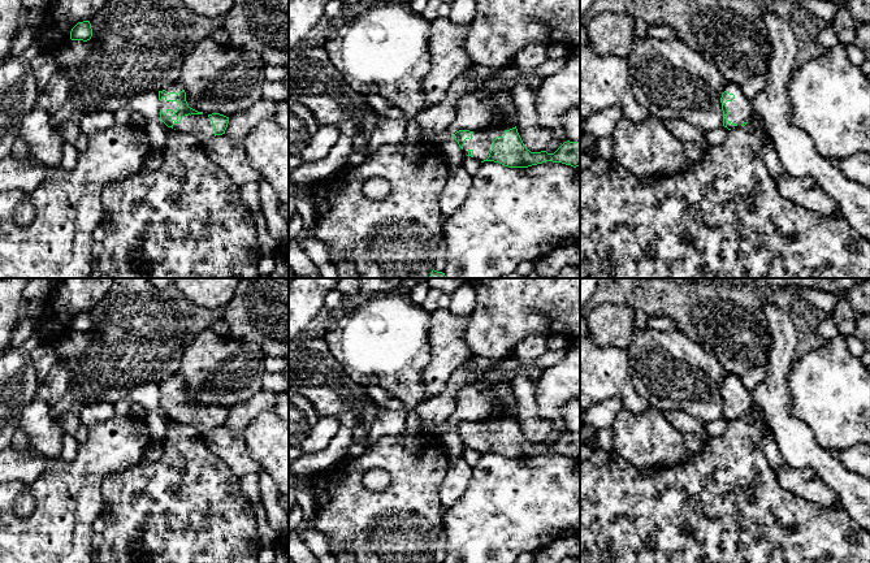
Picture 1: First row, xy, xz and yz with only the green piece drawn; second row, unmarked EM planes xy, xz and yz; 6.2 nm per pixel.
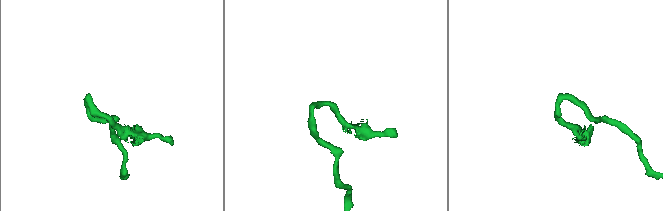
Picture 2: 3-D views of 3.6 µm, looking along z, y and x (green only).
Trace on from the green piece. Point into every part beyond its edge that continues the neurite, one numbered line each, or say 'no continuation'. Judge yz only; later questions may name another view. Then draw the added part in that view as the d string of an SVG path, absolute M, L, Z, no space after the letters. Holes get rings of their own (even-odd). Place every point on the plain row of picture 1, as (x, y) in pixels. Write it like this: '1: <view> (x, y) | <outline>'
1: yz (740, 399) | M727 374L724 382L733 385L735 390L732 393L727 393L724 397L727 398L730 406L727 411L733 413L732 416L728 415L728 420L740 419L744 413L748 413L753 406L753 397L752 391L749 391L743 381L741 377L735 374Z

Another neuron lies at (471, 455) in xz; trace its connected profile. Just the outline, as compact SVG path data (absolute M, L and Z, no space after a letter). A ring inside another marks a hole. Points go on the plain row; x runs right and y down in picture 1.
M466 446L462 456L473 468L477 464L479 459L481 456L481 452Z

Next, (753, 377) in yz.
M767 364L756 367L744 374L741 377L741 381L749 391L753 391L756 386L765 378L766 372L767 372Z

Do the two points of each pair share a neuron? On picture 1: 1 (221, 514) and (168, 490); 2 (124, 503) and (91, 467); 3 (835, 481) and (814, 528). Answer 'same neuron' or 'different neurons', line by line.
1: same neuron
2: different neurons
3: different neurons

